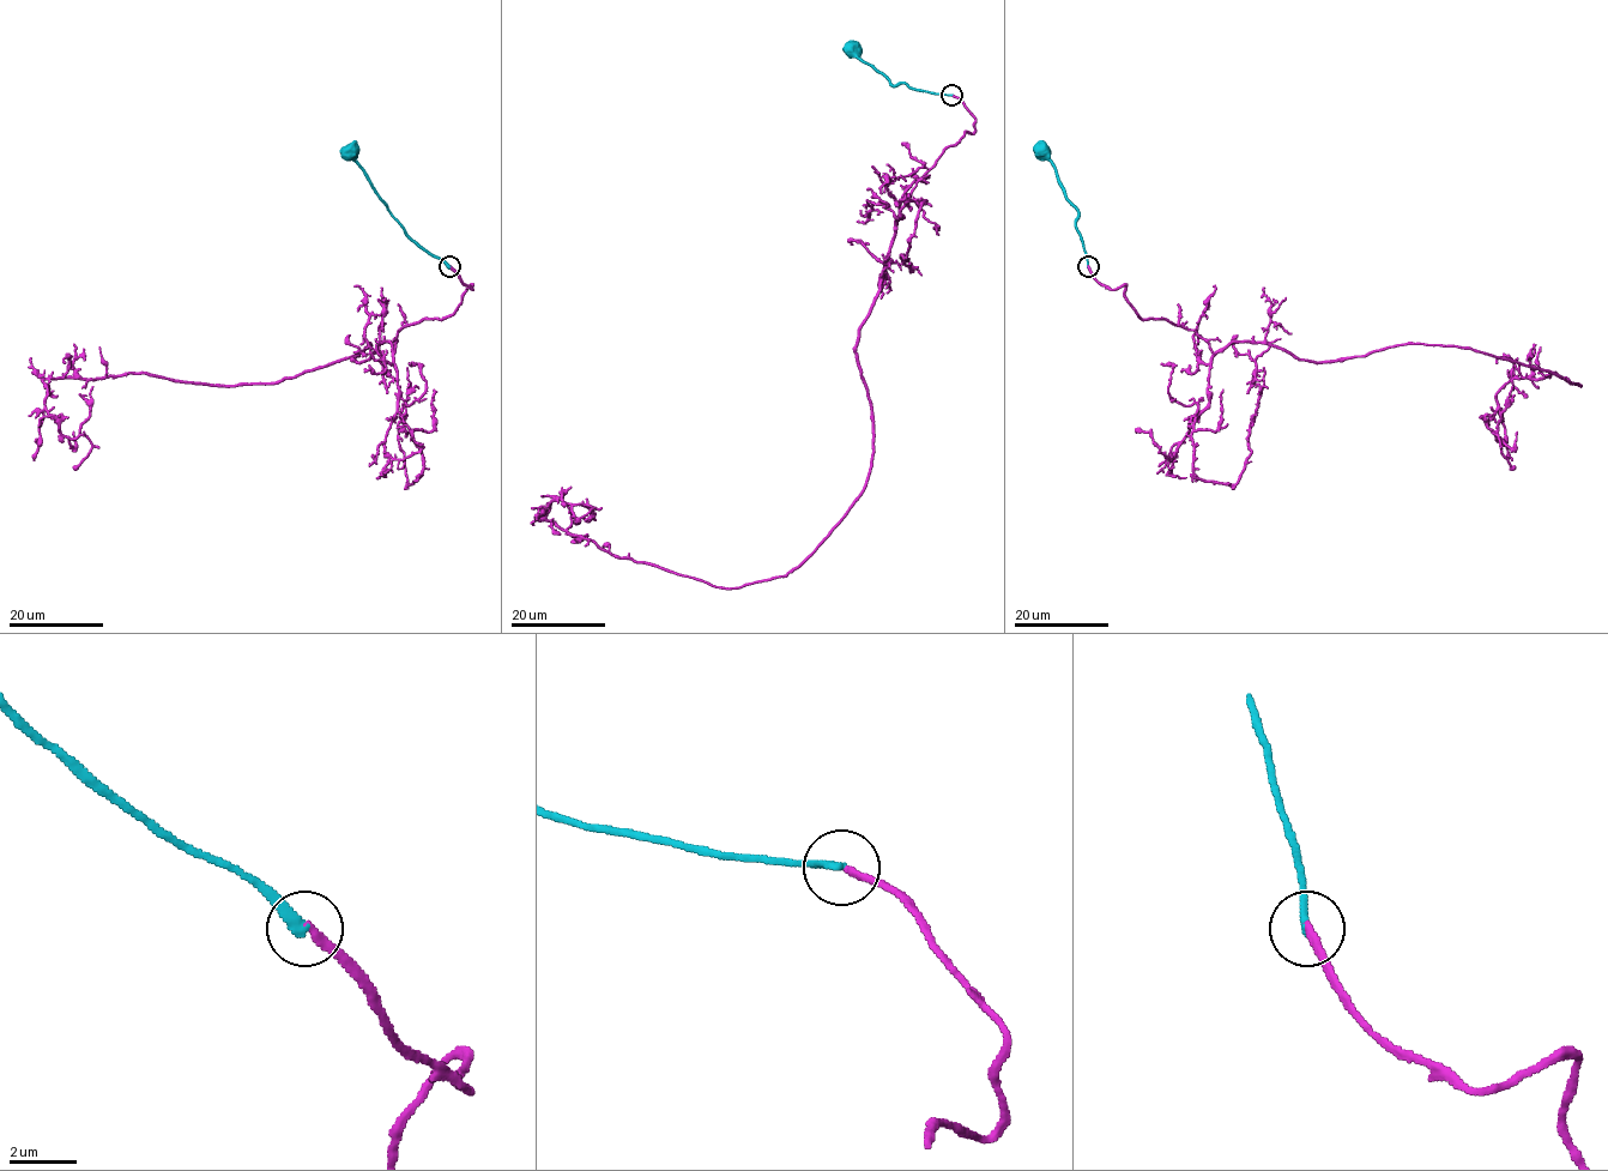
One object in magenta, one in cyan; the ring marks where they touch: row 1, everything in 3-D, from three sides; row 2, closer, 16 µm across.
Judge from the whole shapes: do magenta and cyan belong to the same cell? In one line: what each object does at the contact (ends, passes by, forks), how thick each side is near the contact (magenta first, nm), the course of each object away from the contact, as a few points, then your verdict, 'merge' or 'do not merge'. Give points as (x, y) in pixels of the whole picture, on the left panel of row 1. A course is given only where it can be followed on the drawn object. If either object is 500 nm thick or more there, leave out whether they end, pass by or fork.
magenta ends | cyan ends | 240/300 nm | magenta via (449, 267), (472, 289), (394, 352), (271, 384), (44, 379), (71, 439), (92, 387) | cyan via (449, 267), (406, 234), (351, 152) | merge

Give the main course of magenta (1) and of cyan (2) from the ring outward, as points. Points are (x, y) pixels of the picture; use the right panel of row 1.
1: (1088, 267), (1214, 352), (1451, 345), (1581, 386), (1507, 382), (1485, 416), (1497, 439), (1513, 387)
2: (1088, 267), (1075, 225), (1078, 213), (1067, 198), (1055, 166), (1040, 152)

